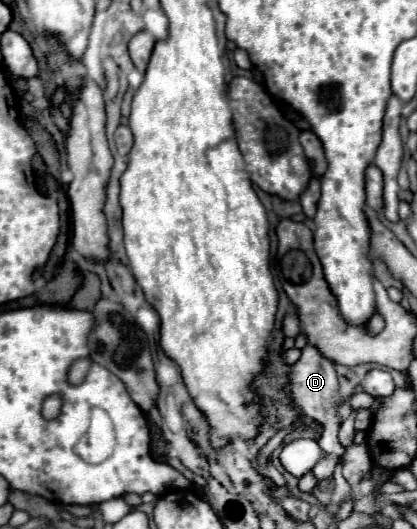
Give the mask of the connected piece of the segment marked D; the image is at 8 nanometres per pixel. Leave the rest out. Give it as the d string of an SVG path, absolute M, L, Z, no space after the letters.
M306 346L302 350L300 360L294 366L290 366L288 384L284 386L284 392L288 394L290 404L296 408L298 416L308 416L308 418L312 418L312 420L316 420L316 422L320 422L324 426L324 436L320 440L320 446L328 456L322 458L314 466L312 474L316 476L318 486L322 490L326 490L330 486L330 482L332 482L332 474L334 474L334 468L338 464L338 458L345 452L345 447L338 442L338 430L340 430L342 420L340 420L340 414L338 414L338 408L340 408L340 384L338 384L338 378L336 378L334 362L320 356L320 352L316 348Z

